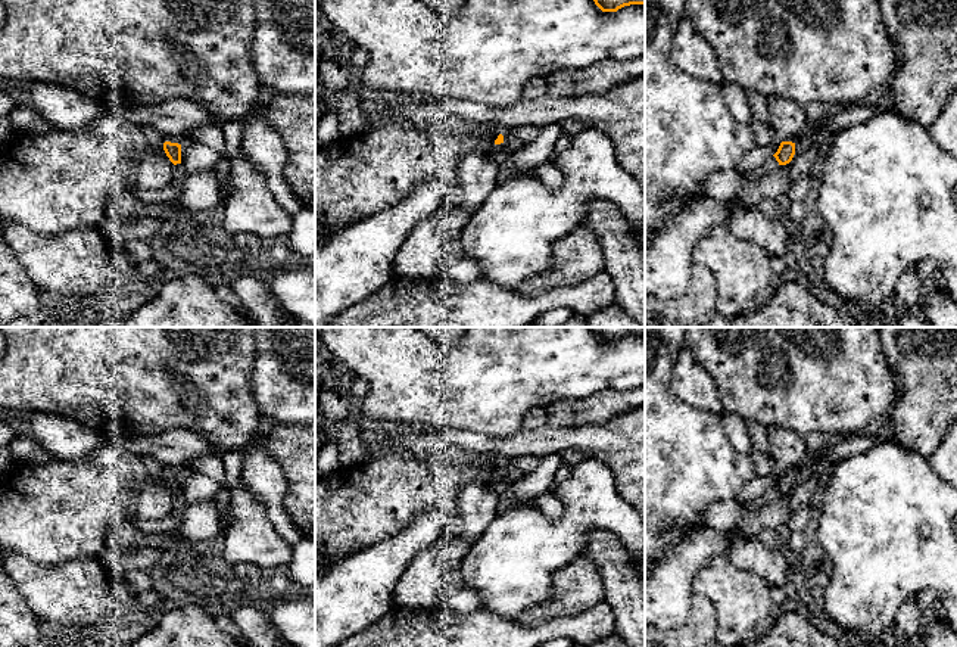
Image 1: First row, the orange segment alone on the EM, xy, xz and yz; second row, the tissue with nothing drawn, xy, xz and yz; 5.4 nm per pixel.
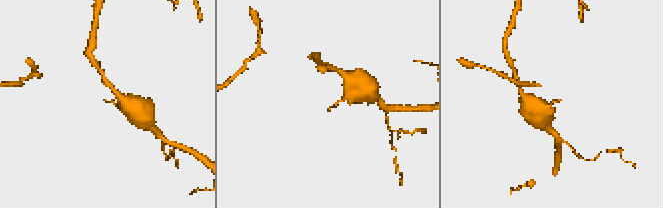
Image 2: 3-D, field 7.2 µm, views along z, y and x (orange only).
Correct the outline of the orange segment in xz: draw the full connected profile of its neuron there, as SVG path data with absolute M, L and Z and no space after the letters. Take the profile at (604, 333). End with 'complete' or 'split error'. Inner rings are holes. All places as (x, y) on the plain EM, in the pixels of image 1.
M592 327L602 342L617 342L630 335L645 335L645 327Z | complete

